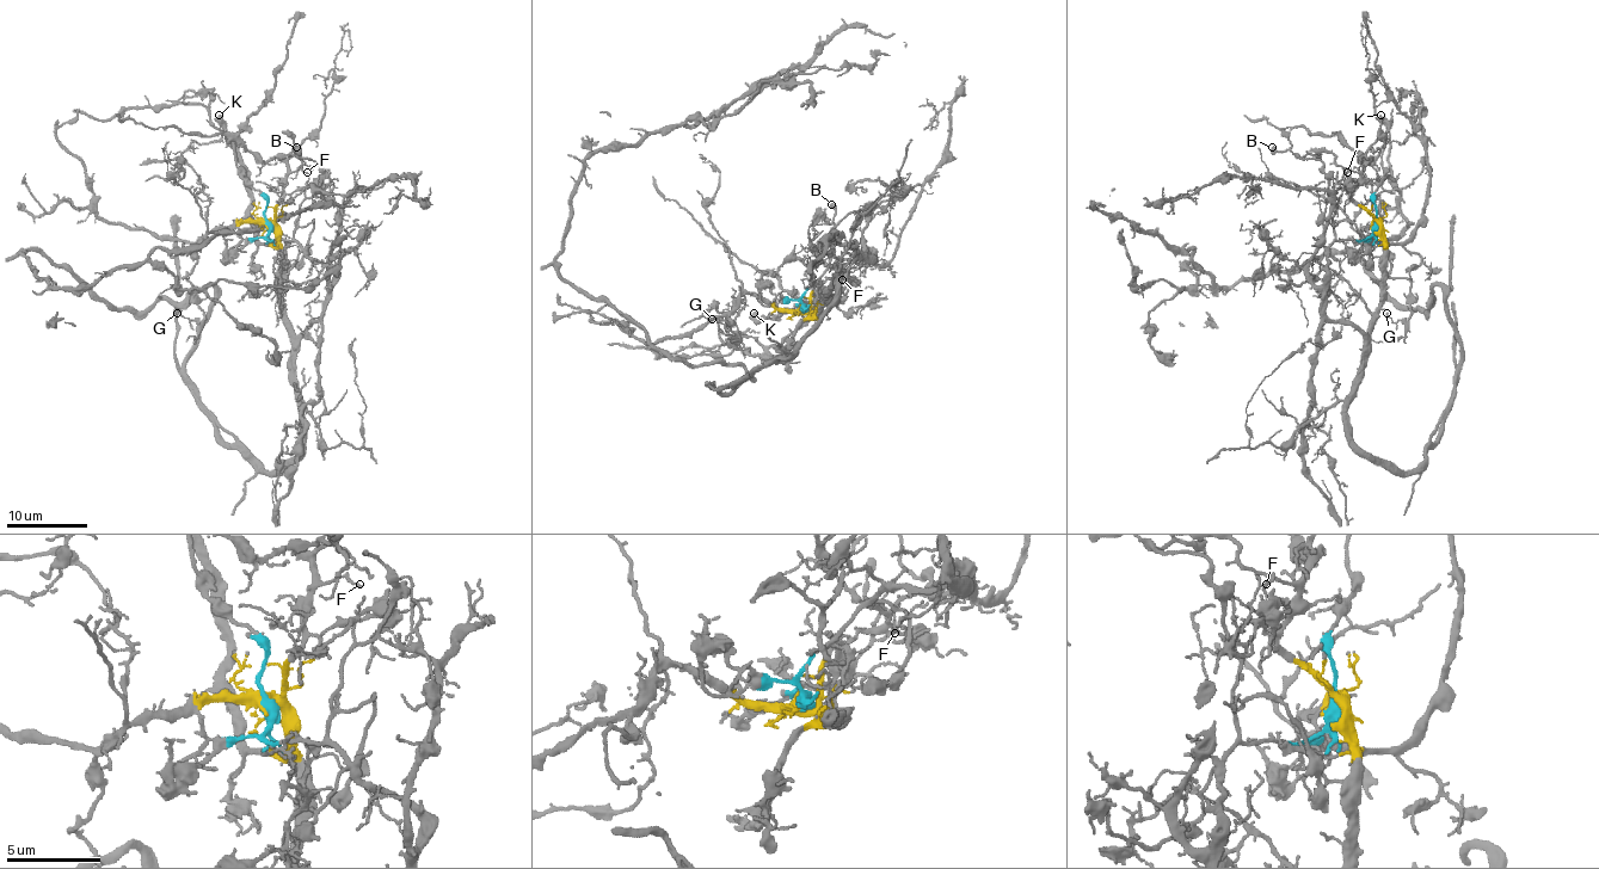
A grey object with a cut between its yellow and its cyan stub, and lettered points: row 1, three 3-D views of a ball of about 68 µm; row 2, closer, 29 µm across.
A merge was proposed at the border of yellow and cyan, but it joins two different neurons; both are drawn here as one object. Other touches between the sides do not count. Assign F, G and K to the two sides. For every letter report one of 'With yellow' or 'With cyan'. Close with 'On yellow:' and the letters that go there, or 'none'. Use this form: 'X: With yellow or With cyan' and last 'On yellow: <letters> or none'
F: With yellow
G: With yellow
K: With cyan
On yellow: F, G

